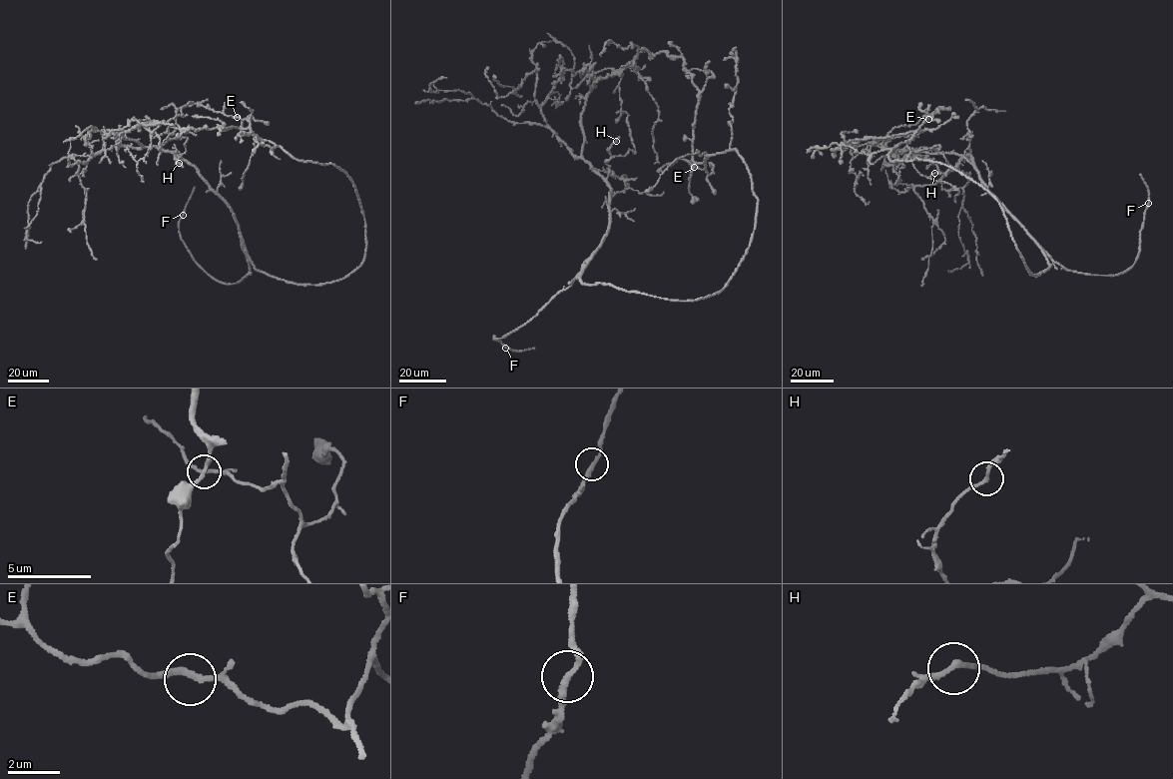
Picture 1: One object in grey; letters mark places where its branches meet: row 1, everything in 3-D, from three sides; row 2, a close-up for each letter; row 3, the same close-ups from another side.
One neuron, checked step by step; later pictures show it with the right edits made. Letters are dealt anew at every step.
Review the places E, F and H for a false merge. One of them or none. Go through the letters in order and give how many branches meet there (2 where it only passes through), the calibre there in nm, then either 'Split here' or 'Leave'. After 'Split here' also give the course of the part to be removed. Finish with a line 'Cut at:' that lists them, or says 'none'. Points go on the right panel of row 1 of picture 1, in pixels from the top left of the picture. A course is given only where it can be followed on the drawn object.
E: Branches: 2. Thickness 240 nm. Leave
F: Branches: 2. Thickness 240 nm. Leave
H: Branches: 2. Thickness 200 nm. Leave
Cut at: none

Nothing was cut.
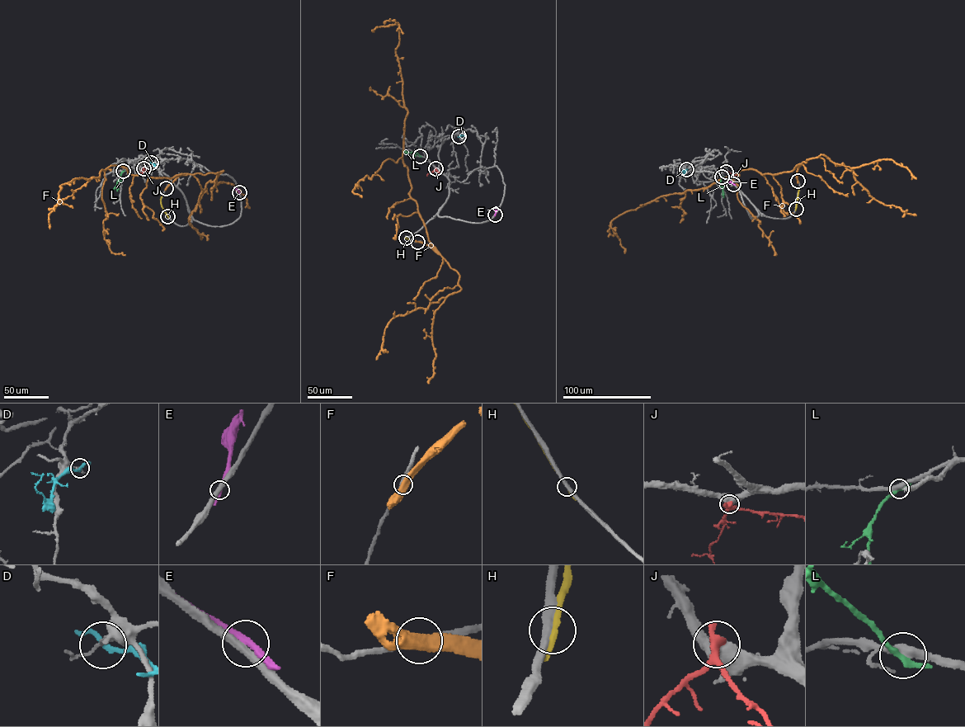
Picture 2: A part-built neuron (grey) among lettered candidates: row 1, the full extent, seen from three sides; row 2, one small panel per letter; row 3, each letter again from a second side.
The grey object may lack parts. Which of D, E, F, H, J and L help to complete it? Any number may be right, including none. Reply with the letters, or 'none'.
none

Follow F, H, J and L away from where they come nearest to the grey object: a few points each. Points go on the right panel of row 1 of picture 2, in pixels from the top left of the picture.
F: (797, 181), (799, 164), (772, 174), (739, 170), (707, 186), (660, 196), (612, 220), (624, 253)
H: (795, 209), (799, 189)
J: (726, 172), (736, 175)
L: (722, 177), (720, 186), (723, 197)

